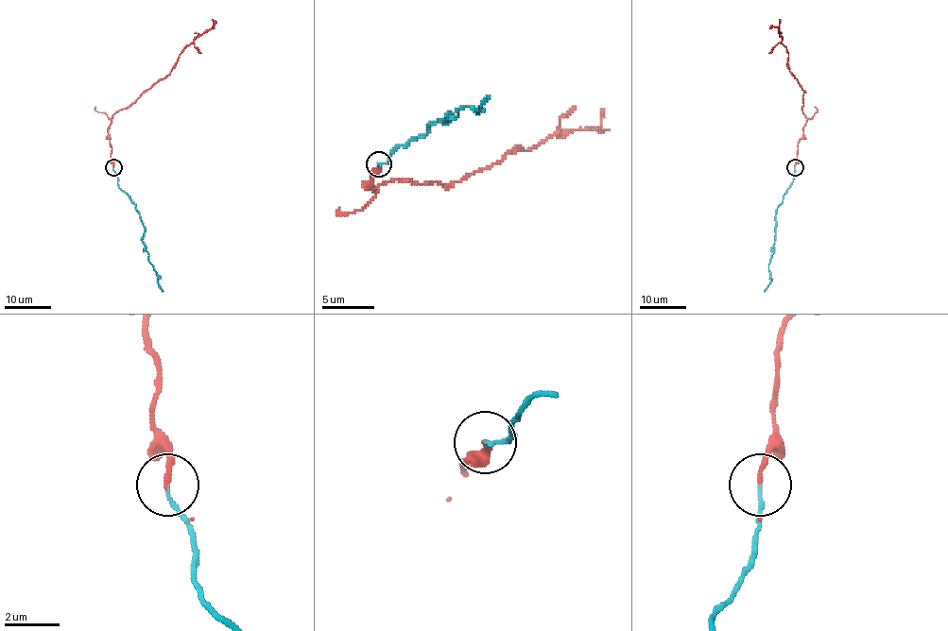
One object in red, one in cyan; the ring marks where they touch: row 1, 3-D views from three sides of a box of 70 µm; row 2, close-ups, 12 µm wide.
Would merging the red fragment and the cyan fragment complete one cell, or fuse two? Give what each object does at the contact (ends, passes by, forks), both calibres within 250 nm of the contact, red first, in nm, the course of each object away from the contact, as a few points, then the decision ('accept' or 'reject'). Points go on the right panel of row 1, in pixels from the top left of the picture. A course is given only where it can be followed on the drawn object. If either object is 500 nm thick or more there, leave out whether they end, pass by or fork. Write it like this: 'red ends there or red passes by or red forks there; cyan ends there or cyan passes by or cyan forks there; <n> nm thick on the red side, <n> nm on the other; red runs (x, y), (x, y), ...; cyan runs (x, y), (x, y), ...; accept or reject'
red ends there; cyan ends there; 180 nm thick on the red side, 120 nm on the other; red runs (794, 168), (806, 117), (801, 110), (803, 93), (787, 64), (788, 52), (779, 29), (773, 26), (769, 28); cyan runs (794, 168), (792, 184), (777, 209), (773, 254), (768, 265), (771, 283), (764, 291); accept

